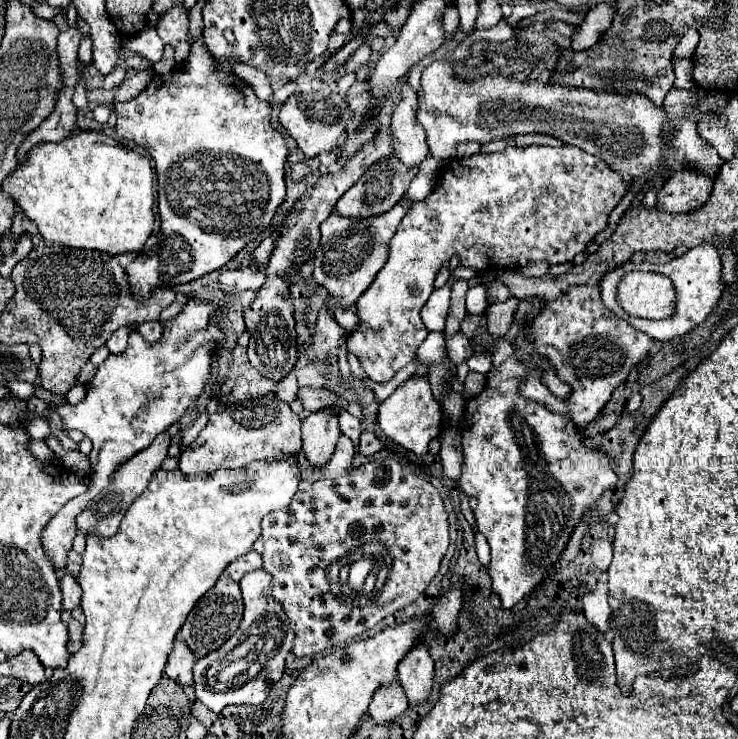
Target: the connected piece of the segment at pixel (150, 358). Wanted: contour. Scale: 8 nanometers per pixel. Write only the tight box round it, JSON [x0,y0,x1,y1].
[43,299,225,569]

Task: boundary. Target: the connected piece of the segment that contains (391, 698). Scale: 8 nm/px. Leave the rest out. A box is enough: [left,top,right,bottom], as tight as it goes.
[369,681,409,723]

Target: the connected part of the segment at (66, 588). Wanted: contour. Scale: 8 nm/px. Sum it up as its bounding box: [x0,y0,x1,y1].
[59,573,81,611]

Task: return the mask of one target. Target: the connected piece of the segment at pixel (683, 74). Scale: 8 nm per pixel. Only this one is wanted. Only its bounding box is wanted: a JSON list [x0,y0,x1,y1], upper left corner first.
[673,59,695,89]

